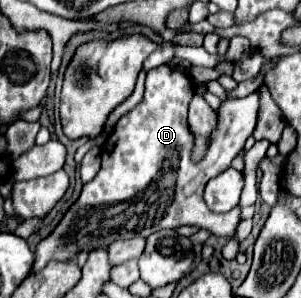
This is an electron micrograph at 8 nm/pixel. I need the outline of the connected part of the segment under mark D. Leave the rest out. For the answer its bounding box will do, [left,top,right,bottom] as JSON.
[33,66,259,272]

